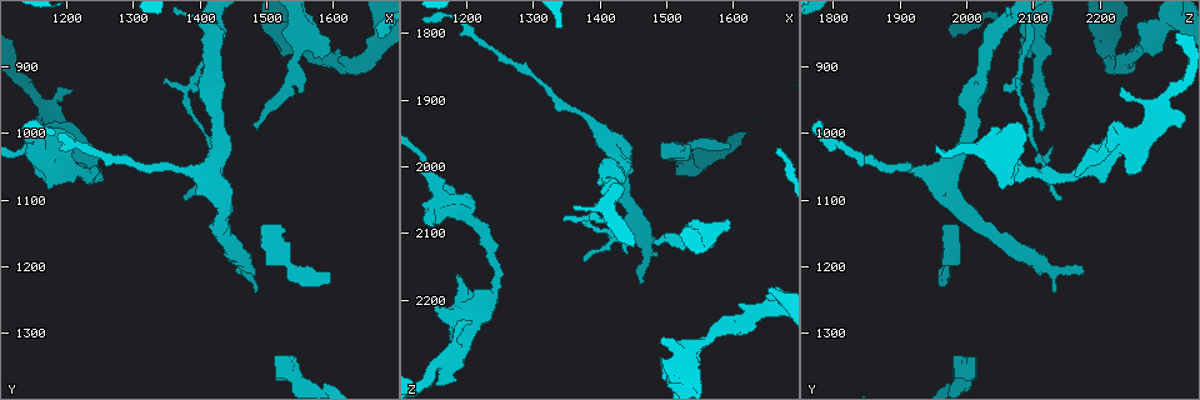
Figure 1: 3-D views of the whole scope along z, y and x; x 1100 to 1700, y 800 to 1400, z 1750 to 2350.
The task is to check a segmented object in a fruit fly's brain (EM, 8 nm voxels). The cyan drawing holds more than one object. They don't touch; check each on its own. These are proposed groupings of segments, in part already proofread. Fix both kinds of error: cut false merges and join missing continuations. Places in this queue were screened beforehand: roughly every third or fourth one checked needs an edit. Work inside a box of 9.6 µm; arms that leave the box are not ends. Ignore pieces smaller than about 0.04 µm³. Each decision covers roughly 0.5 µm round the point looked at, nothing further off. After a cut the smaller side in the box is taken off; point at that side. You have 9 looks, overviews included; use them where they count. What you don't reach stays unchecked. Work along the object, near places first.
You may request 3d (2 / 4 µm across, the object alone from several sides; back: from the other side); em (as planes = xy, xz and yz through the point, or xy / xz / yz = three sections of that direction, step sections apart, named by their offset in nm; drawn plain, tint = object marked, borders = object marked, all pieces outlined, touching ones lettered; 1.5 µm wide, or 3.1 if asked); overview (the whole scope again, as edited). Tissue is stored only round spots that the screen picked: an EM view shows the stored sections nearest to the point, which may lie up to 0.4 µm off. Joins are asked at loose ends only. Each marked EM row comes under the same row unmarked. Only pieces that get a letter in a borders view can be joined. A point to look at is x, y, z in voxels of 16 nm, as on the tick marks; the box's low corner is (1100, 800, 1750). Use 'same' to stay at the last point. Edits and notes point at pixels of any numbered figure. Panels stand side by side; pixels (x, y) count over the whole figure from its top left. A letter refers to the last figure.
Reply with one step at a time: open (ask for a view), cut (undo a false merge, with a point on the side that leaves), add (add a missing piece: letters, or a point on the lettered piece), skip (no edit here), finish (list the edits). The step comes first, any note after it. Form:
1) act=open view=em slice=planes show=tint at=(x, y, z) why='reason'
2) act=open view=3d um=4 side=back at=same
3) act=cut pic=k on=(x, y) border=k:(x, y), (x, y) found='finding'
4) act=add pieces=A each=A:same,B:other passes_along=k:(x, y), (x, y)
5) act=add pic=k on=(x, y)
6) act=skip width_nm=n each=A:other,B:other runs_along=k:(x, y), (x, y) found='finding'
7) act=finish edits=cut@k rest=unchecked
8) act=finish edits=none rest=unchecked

act=open view=3d um=4 at=(1460, 1205, 2175) why='free end'

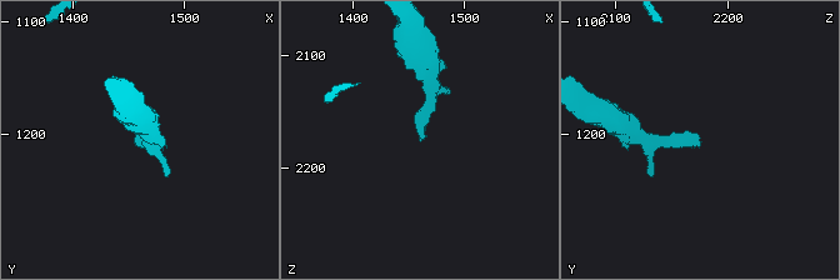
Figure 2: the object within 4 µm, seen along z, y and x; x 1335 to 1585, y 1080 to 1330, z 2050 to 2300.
act=open view=em slice=xz step=4 show=borders at=(1464, 1198, 2176) why='now the EM'

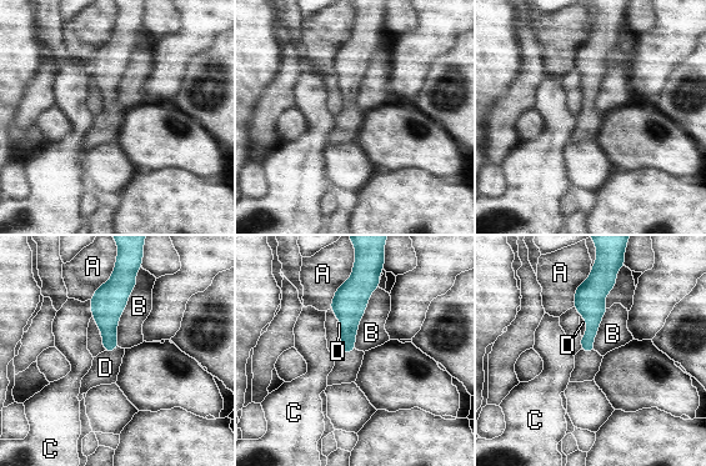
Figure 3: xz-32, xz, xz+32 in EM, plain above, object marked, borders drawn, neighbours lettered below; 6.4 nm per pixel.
act=add pieces=D each=A:other,B:other,C:other,D:same found='the cell continues'

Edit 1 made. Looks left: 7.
act=open view=em slice=planes show=tint at=(1345, 925, 2080)

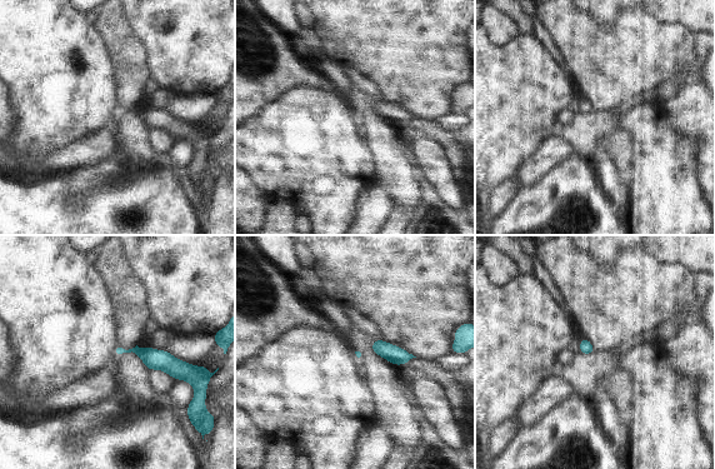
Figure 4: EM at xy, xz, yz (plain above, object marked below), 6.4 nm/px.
act=open view=em slice=planes show=borders at=same why='see the neighbours'

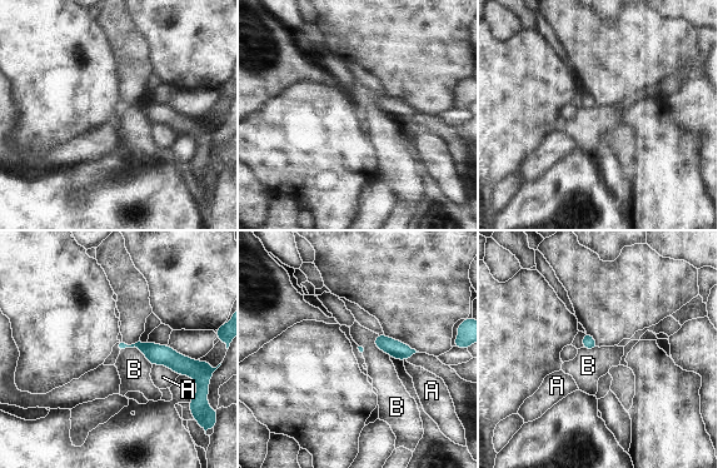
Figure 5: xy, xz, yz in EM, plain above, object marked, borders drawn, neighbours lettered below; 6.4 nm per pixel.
act=skip each=A:other,B:other border=5:(120, 352), (135, 347), (151, 366) found='no lettered piece goes on from it'

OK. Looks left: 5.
act=open view=3d um=2 at=(1150, 985, 2080) why='an open end'

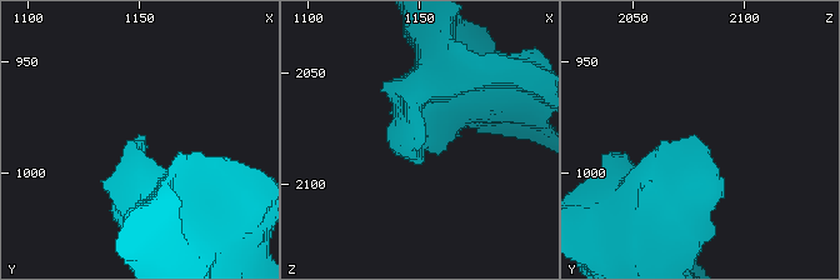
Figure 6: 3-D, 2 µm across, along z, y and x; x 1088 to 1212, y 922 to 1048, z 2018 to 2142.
act=open view=em slice=planes show=tint at=(1152, 986, 2078) why='shape alone is not enough'

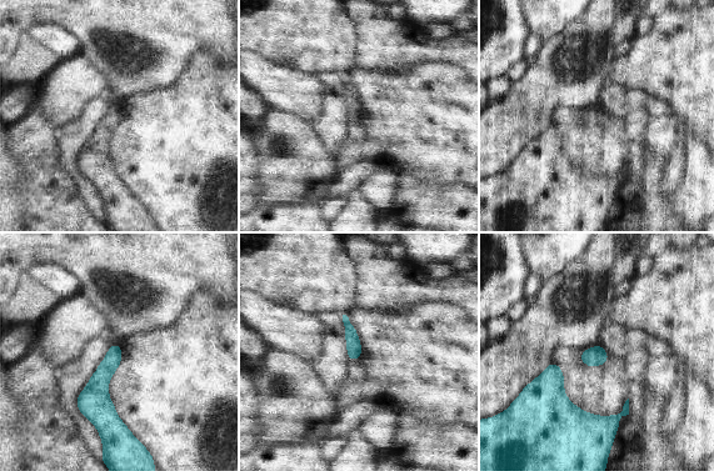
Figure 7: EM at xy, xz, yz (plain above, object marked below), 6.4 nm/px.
act=open view=em slice=planes show=borders at=same why='see the neighbours'

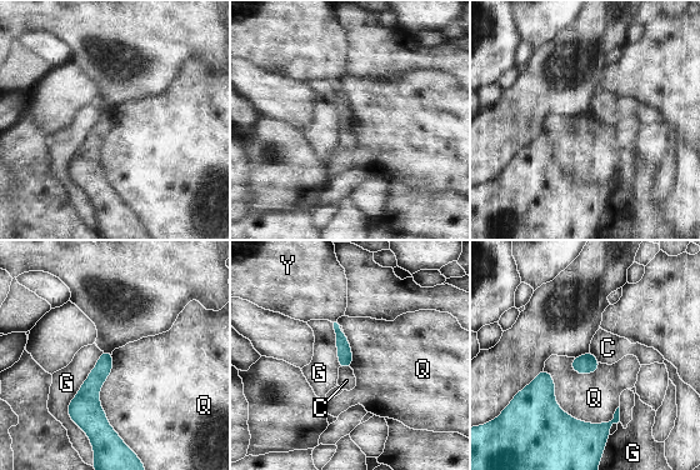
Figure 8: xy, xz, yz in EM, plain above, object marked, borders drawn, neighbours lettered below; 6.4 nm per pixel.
act=skip each=C:other,G:other,Q:other,Y:other border=8:(544, 369), (566, 413), (614, 418) found='no lettered piece goes on from it'

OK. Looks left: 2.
act=open view=em slice=planes show=borders at=(1595, 1210, 1970) why='branch stops here'

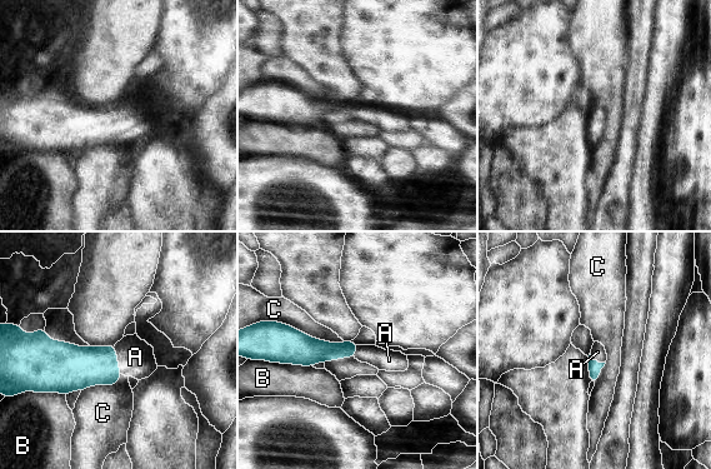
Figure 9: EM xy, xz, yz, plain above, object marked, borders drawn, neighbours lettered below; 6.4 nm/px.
act=add pieces=A each=A:same,B:other,C:other passes_along=9:(79, 368), (116, 359), (135, 357) found='it goes on there'

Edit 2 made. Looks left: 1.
act=finish edits=add@3,add@9 rest=unchecked

